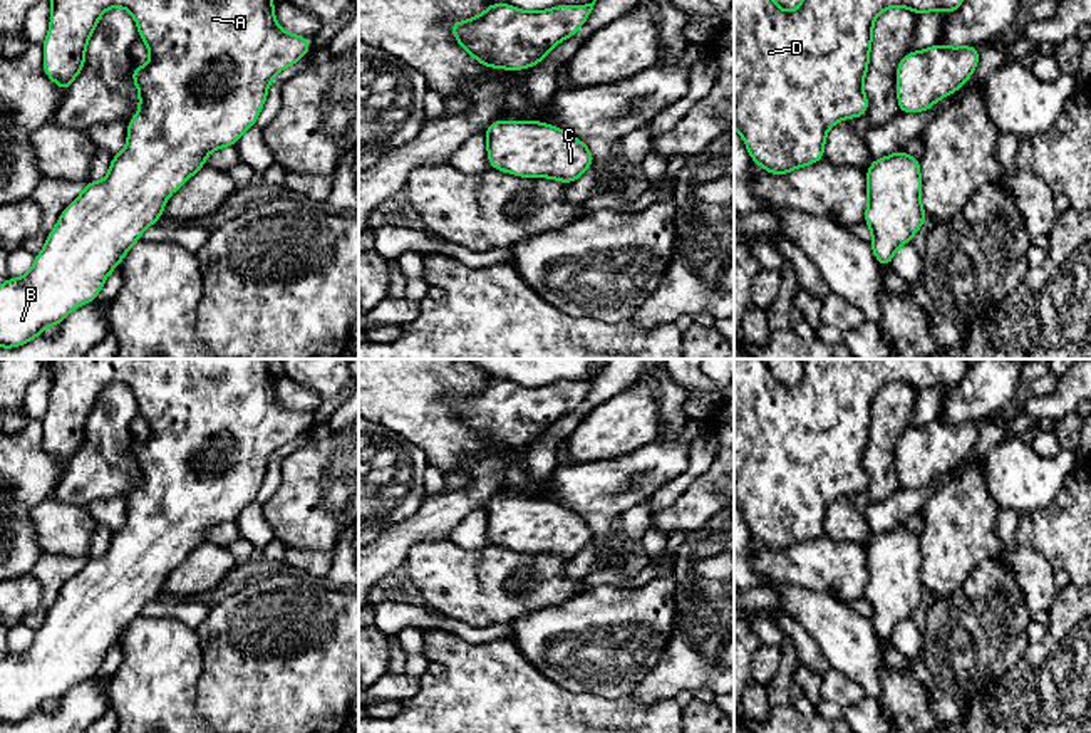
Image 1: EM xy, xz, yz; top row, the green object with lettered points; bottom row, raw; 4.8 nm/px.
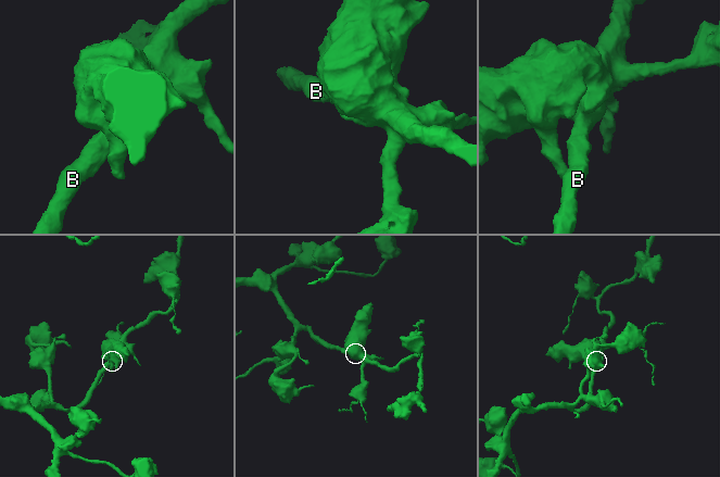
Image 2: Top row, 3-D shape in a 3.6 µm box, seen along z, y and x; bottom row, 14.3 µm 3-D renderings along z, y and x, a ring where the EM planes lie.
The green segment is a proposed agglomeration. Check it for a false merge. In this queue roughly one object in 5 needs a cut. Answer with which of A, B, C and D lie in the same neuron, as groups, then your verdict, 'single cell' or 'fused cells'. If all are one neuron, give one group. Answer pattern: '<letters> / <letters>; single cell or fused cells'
A B C D; single cell

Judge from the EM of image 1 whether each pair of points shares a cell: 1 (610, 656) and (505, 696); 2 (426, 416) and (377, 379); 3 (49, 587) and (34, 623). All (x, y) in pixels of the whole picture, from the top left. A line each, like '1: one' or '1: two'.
1: two
2: one
3: one

